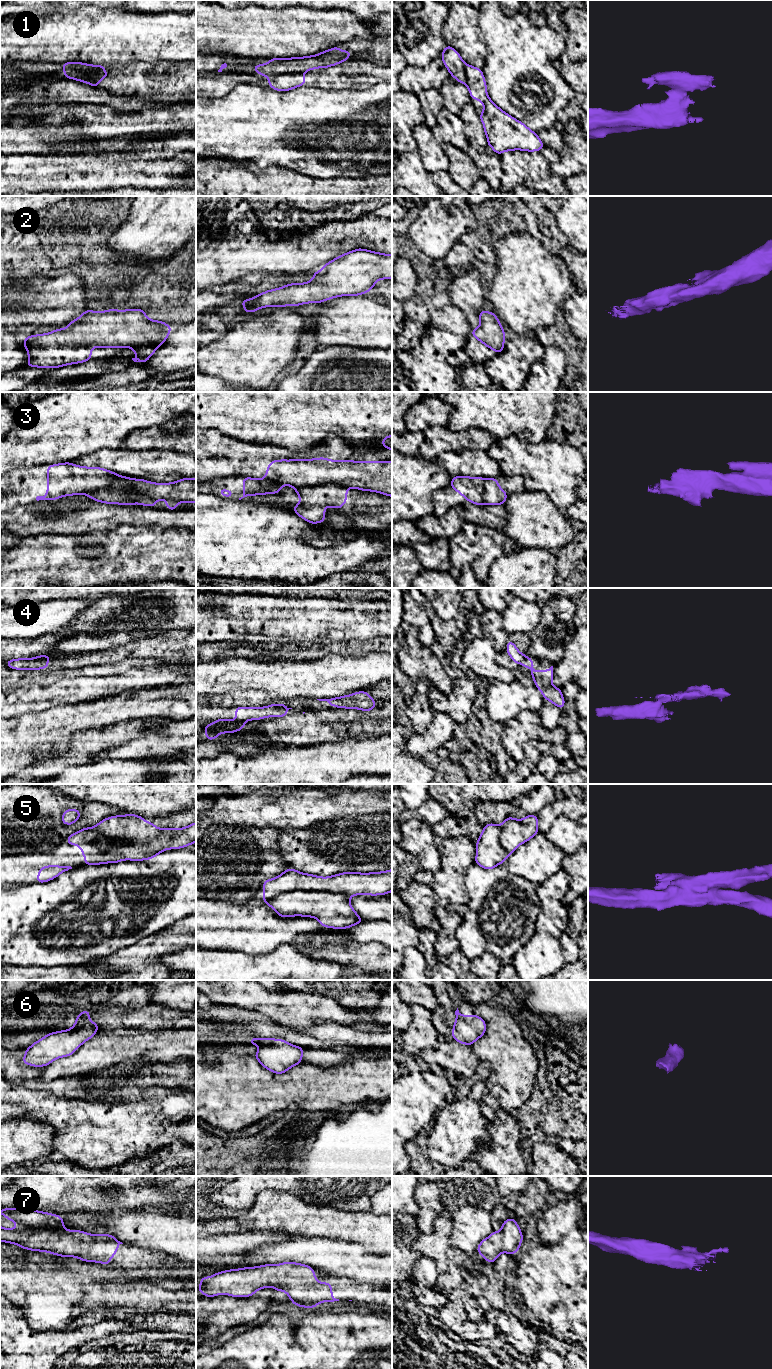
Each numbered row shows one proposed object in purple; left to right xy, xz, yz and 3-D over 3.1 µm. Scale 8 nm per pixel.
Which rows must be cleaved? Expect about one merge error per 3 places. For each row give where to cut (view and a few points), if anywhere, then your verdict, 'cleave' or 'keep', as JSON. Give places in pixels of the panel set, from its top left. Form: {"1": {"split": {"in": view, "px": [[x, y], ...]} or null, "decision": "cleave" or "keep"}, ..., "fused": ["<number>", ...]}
{"1": {"split": {"in": "xy", "px": [[85, 65], [82, 68], [82, 72], [93, 81], [92, 83]]}, "decision": "cleave"}, "2": {"split": null, "decision": "keep"}, "3": {"split": {"in": "xy", "px": [[133, 483], [124, 489], [115, 480], [110, 487], [83, 493]]}, "decision": "cleave"}, "4": {"split": {"in": "xz", "px": [[234, 720], [244, 721]]}, "decision": "cleave"}, "5": {"split": {"in": "xz", "px": [[349, 896], [321, 890], [291, 890], [263, 901]]}, "decision": "cleave"}, "6": {"split": null, "decision": "keep"}, "7": {"split": null, "decision": "keep"}, "fused": ["1", "3", "4", "5"]}

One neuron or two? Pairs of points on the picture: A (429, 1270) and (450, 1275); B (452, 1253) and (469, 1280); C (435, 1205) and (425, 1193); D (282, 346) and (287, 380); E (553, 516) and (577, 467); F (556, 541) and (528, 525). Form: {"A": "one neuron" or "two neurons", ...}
{"A": "two neurons", "B": "one neuron", "C": "one neuron", "D": "two neurons", "E": "two neurons", "F": "one neuron"}

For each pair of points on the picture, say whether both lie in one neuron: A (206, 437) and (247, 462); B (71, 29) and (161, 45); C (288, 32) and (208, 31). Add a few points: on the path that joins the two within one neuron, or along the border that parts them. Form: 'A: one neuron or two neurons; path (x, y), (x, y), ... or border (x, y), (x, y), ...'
A: two neurons; border (225, 437), (219, 444), (206, 445)
B: one neuron; path (93, 35), (139, 36)
C: one neuron; path (268, 32), (228, 31)

